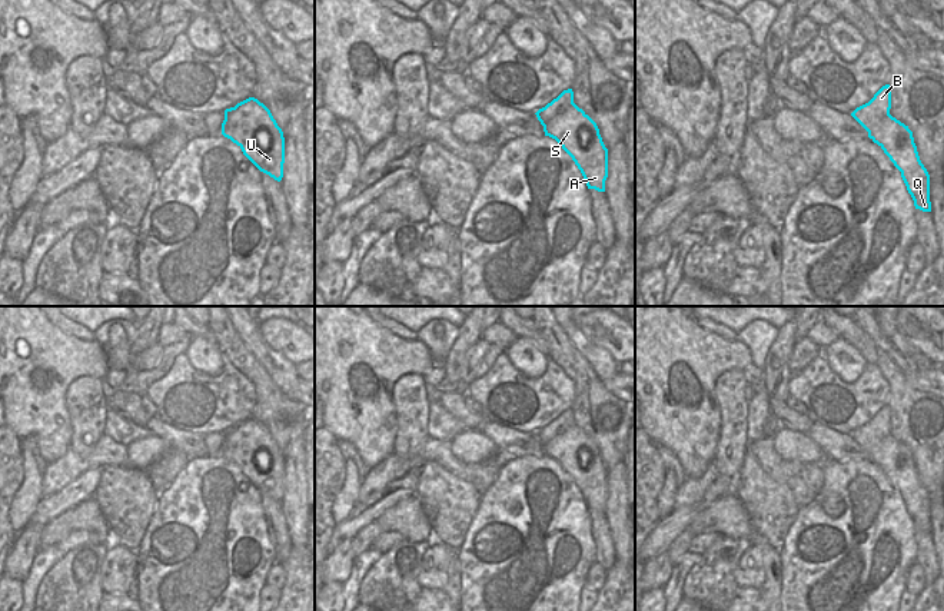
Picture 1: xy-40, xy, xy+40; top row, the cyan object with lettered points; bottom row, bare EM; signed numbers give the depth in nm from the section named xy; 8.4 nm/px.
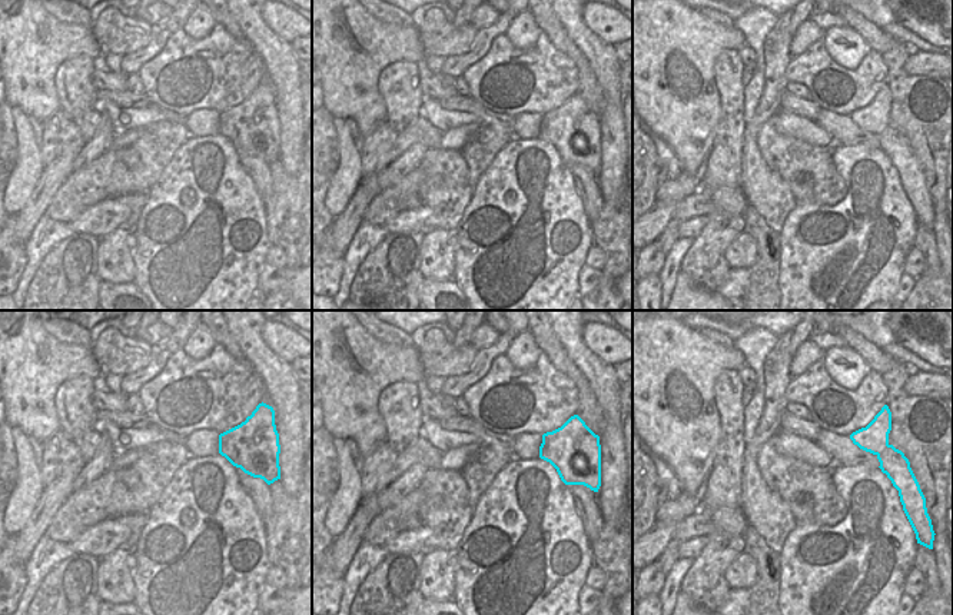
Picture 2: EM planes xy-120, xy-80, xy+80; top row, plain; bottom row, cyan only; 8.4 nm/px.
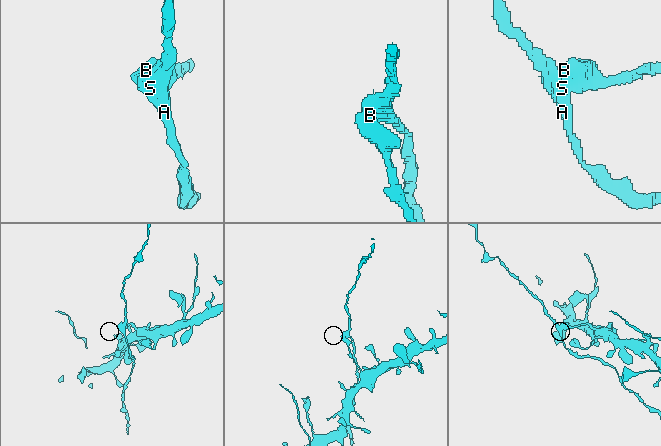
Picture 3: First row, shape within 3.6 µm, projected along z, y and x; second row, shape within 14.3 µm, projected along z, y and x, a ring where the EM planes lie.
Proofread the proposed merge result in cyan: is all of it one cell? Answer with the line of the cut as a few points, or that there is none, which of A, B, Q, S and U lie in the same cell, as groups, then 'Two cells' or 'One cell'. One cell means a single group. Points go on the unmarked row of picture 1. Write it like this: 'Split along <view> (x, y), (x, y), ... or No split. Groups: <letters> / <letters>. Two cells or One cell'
Split along xy (574, 424), (542, 445). Groups: A Q S U / B. Two cells

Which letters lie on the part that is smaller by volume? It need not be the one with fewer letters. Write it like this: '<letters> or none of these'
A, Q, S, U

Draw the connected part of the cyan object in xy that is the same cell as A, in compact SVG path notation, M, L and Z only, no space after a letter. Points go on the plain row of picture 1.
M576 425L544 445L545 456L555 459L581 491L588 509L605 512L608 469L596 444Z

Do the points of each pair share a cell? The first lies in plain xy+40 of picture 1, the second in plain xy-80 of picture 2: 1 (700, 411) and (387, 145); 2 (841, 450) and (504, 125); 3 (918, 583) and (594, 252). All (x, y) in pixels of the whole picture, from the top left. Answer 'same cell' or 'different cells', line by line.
1: different cells
2: same cell
3: same cell

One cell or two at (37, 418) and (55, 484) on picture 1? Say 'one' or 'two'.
two

